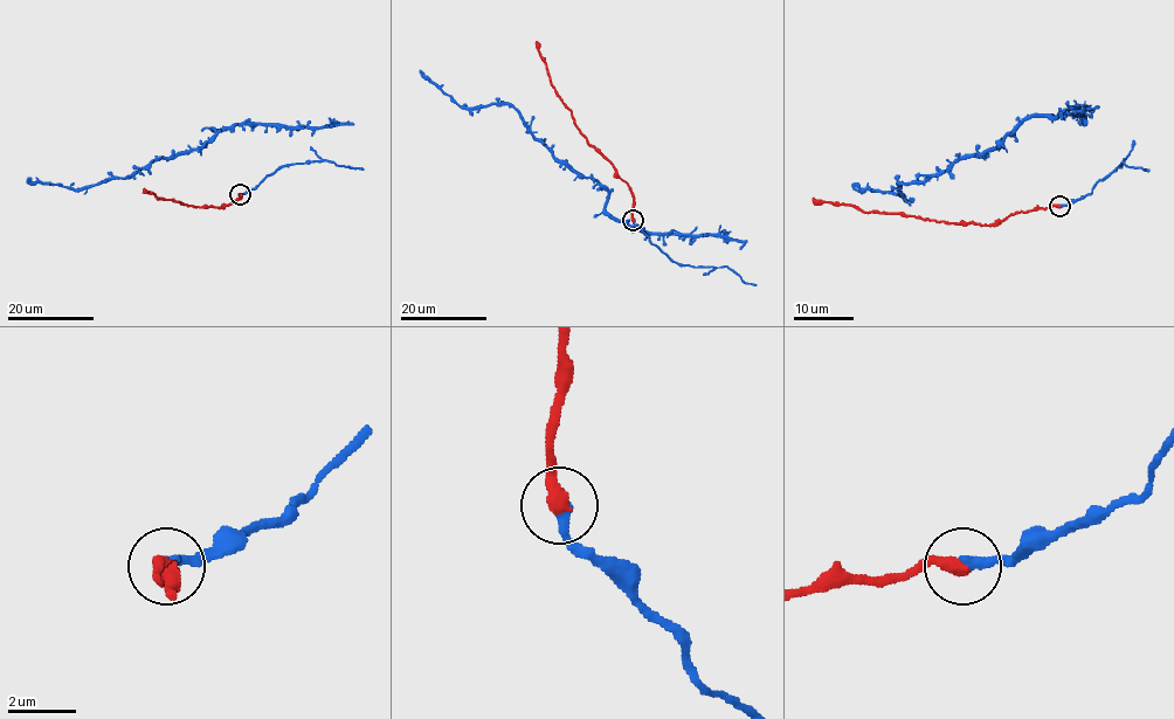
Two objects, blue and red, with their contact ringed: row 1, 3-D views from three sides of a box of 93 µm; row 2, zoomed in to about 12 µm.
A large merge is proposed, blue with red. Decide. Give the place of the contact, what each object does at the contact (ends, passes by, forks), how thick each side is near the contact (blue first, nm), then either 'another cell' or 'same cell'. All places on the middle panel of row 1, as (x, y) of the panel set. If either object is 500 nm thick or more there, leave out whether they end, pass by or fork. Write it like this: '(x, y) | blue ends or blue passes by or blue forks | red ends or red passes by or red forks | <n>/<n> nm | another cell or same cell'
(633, 220) | blue ends | red ends | 320/440 nm | same cell

